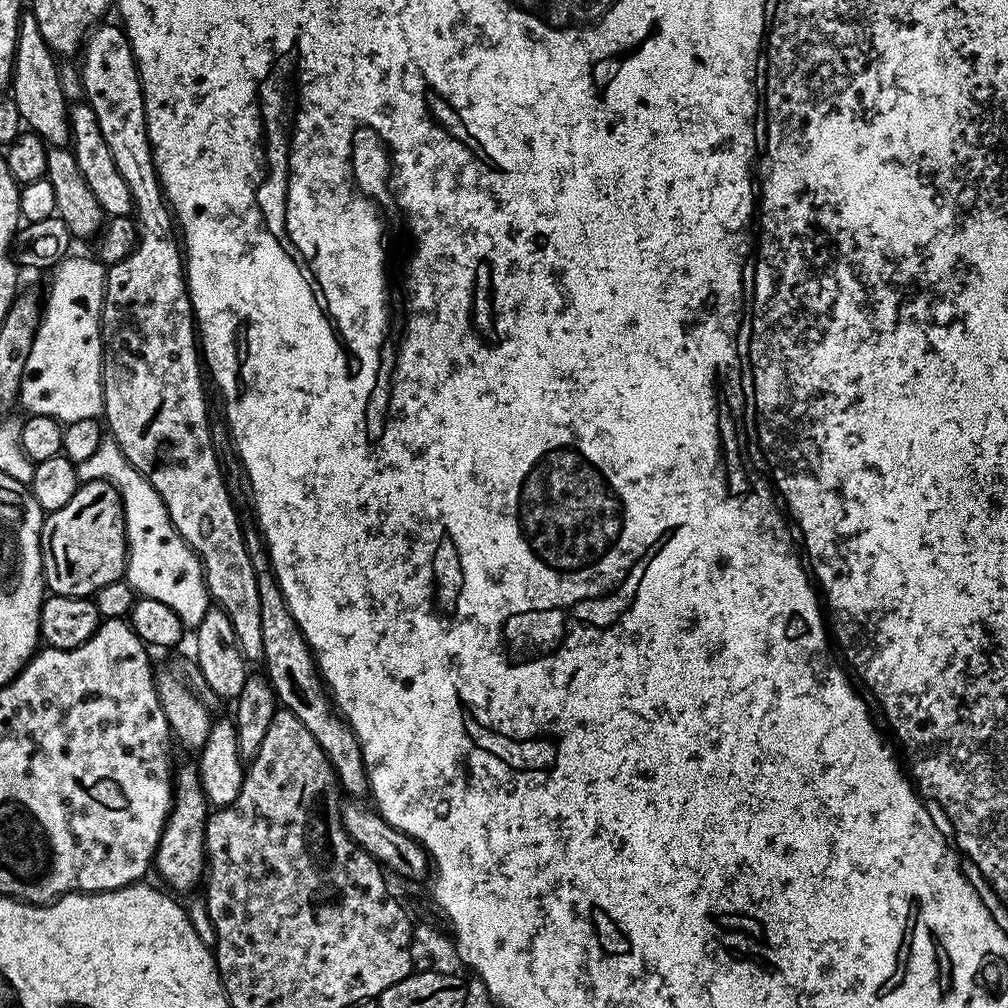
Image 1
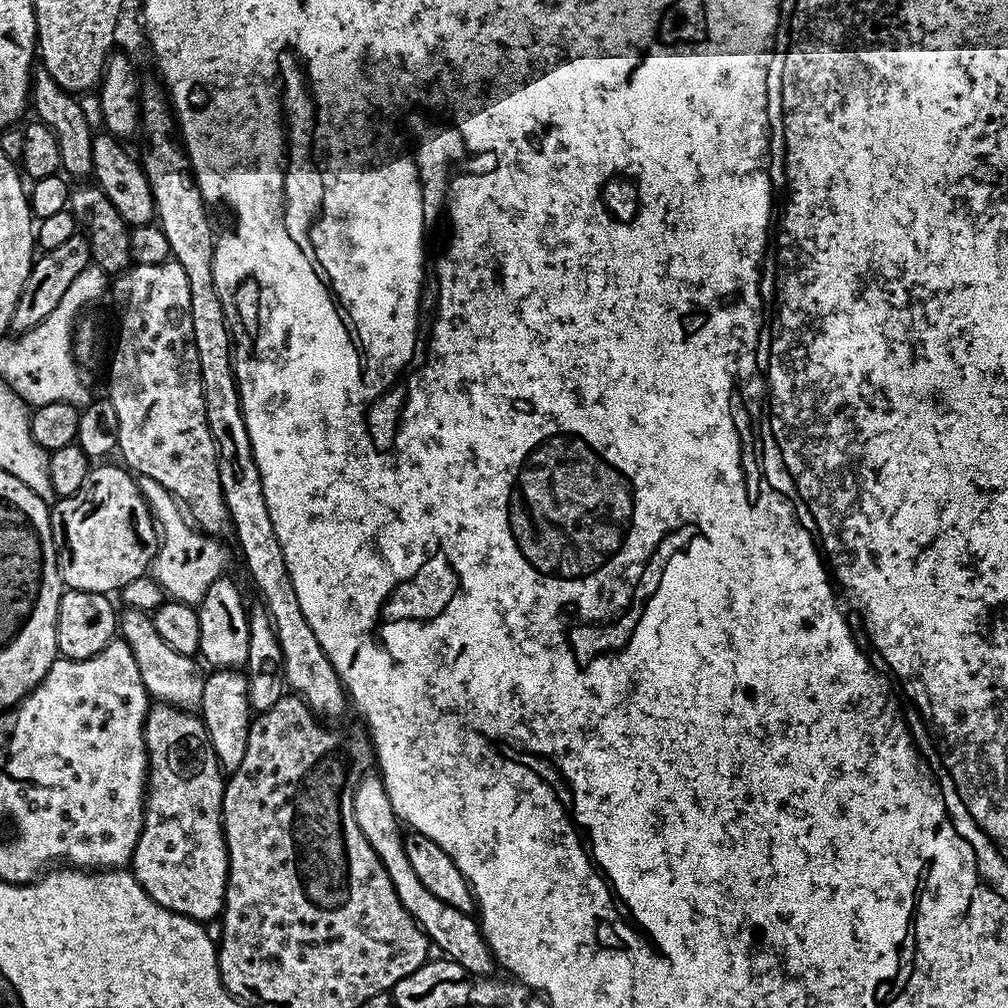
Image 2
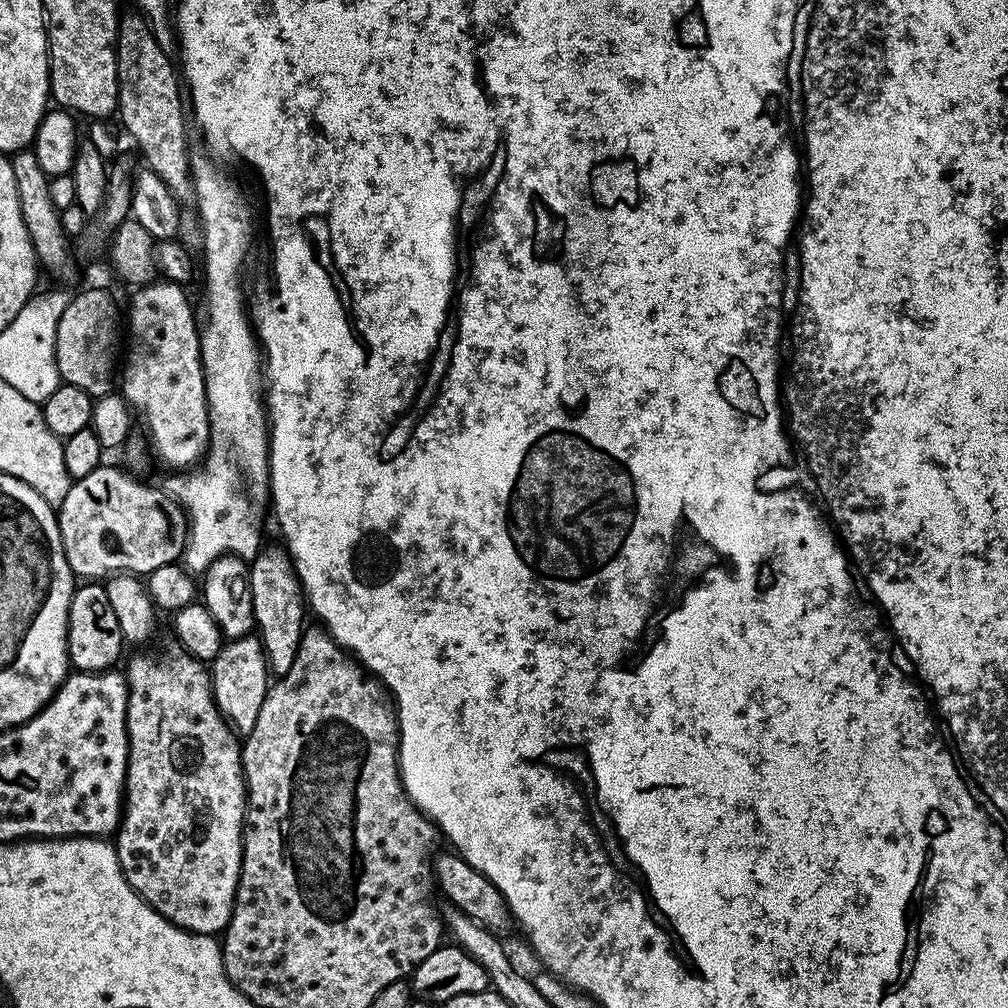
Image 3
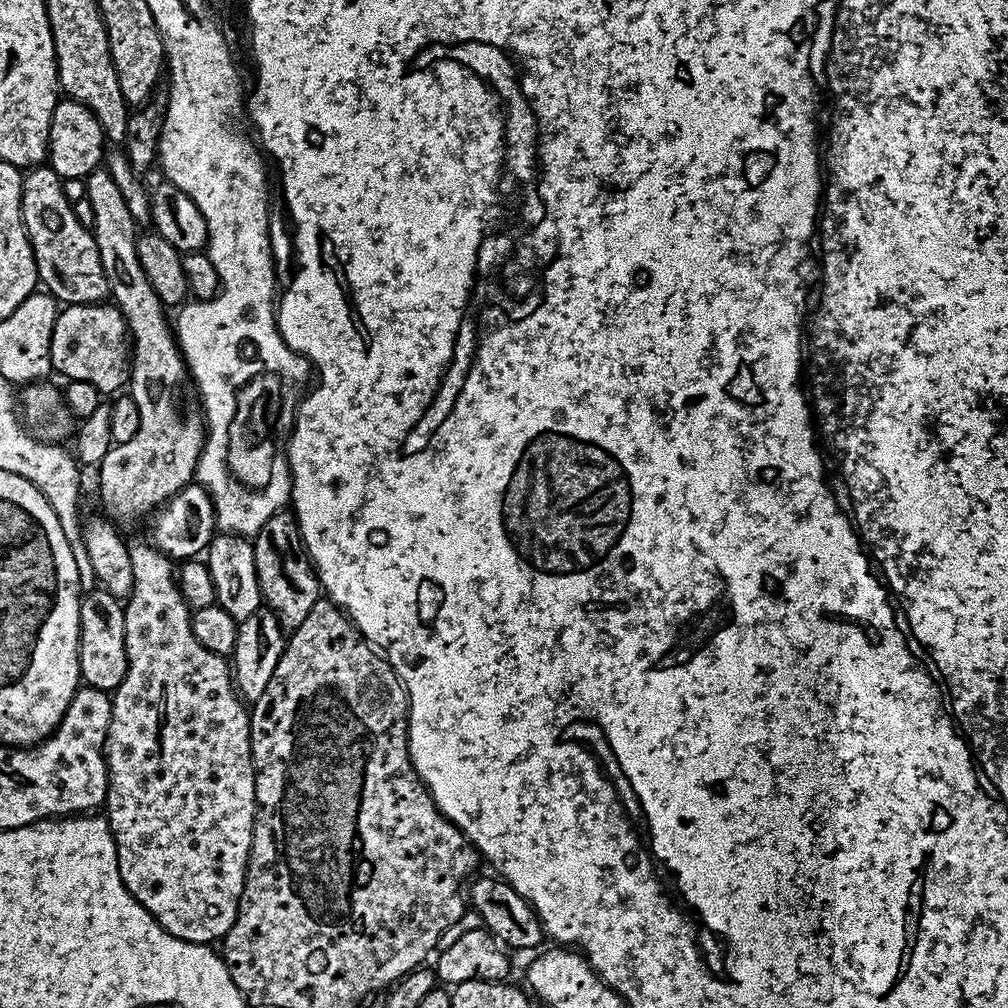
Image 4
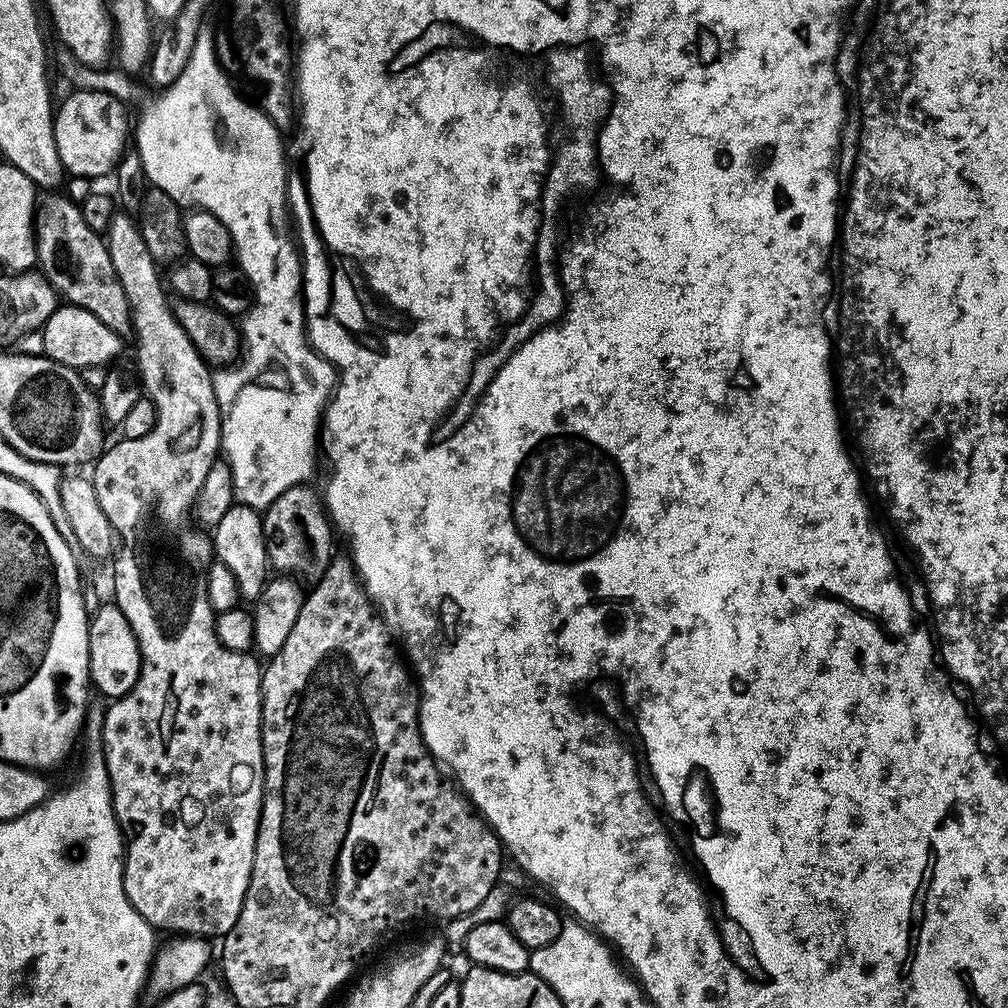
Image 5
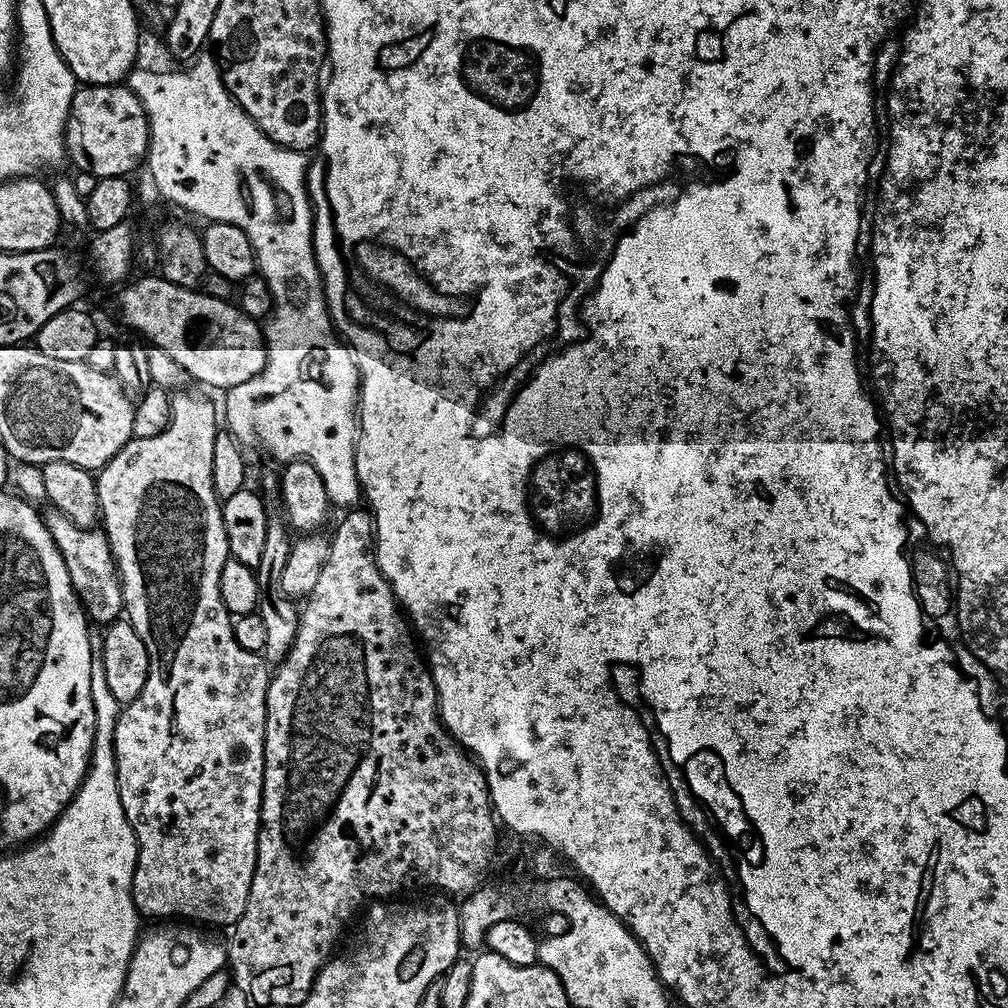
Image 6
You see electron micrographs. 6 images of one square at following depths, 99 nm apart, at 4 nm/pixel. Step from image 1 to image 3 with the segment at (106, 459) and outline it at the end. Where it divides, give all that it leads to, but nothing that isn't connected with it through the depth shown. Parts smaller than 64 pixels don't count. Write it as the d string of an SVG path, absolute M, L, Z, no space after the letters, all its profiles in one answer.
M197 155L193 159L192 181L196 184L194 208L197 208L195 211L204 230L202 253L204 252L204 278L207 284L204 288L204 316L202 312L200 328L200 360L204 364L204 389L208 395L210 439L208 450L199 467L184 475L172 474L172 477L162 484L164 491L175 497L179 505L186 510L187 519L190 521L182 564L193 574L203 574L219 556L237 556L245 562L255 560L262 547L260 532L256 527L260 524L260 511L266 508L270 500L270 429L266 400L262 395L262 352L246 311L245 297L240 297L240 267L243 266L244 255L252 244L252 212L248 209L239 186L234 181L227 180L215 168L217 165L207 155L204 156Z

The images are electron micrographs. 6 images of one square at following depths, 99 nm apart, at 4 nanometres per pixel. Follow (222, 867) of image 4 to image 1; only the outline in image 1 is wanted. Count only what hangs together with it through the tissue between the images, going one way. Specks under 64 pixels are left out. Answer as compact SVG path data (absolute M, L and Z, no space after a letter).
M195 767L184 768L174 776L174 799L172 813L164 823L162 838L156 847L154 872L157 872L173 893L188 892L206 876L206 853L204 851L204 823L210 815L208 799L200 785L200 774Z

